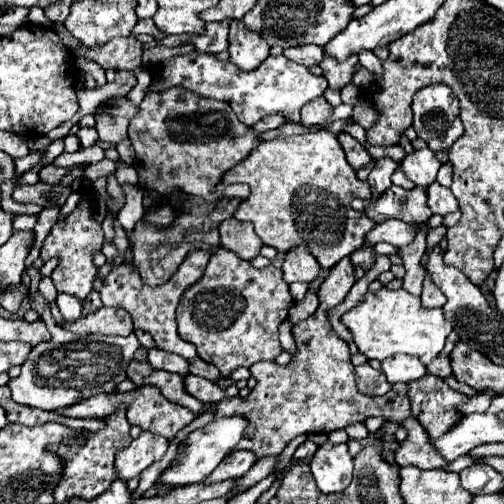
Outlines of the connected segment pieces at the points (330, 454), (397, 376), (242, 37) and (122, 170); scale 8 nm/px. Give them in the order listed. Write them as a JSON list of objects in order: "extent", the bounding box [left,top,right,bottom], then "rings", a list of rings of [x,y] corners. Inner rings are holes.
[{"extent":[309,441,353,493],"rings":[[[325,441],[323,445],[319,445],[309,465],[317,487],[323,493],[339,493],[351,483],[353,457],[349,455],[347,443],[335,445],[331,441]]]},{"extent":[381,355,427,383],"rings":[[[393,355],[387,357],[381,365],[389,383],[409,383],[427,375],[427,367],[423,367],[423,363],[419,363],[419,359],[413,355]]]},{"extent":[229,19,269,71],"rings":[[[233,19],[229,27],[229,53],[231,61],[243,69],[253,71],[269,57],[269,45],[261,35],[255,35],[241,19]]]},{"extent":[115,165,137,185],"rings":[[[119,165],[119,169],[115,171],[115,177],[121,185],[137,185],[137,171],[135,167],[127,167],[127,165]]]}]

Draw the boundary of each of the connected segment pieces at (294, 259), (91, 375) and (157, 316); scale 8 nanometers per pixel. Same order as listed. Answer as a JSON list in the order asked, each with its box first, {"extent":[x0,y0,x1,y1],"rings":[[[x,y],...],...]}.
[{"extent":[283,247,321,283],"rings":[[[293,247],[291,251],[287,251],[283,263],[283,275],[287,283],[295,283],[295,281],[311,283],[319,275],[319,271],[321,267],[311,255],[311,251],[307,251],[307,247]]]},{"extent":[7,307,139,411],"rings":[[[49,307],[41,313],[41,319],[49,327],[53,339],[35,345],[27,355],[27,361],[21,365],[21,375],[7,383],[15,403],[43,411],[59,411],[93,395],[111,393],[121,381],[127,379],[127,365],[139,347],[139,341],[133,333],[127,337],[75,335],[55,325]]]},{"extent":[101,249,211,359],"rings":[[[197,249],[193,253],[189,253],[185,257],[185,261],[179,265],[179,269],[171,275],[171,279],[165,285],[157,285],[157,287],[149,287],[141,281],[141,275],[137,273],[137,267],[133,263],[119,263],[117,267],[113,267],[113,271],[105,277],[103,287],[101,287],[101,301],[105,307],[121,307],[125,309],[131,319],[135,329],[143,329],[147,333],[151,333],[153,341],[157,343],[159,349],[177,353],[185,359],[193,359],[197,357],[197,351],[191,343],[185,343],[179,333],[177,333],[177,323],[175,323],[175,309],[179,305],[179,299],[183,295],[183,291],[193,285],[195,281],[199,281],[205,273],[205,267],[209,263],[211,253]]]}]

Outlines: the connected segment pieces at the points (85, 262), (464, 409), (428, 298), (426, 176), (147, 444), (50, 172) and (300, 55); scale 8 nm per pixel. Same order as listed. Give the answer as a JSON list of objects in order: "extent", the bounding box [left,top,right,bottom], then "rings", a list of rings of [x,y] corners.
[{"extent":[41,205,103,299],"rings":[[[79,205],[71,215],[67,215],[63,221],[55,223],[51,233],[47,235],[43,249],[41,249],[41,259],[47,261],[51,257],[59,257],[59,267],[53,271],[53,283],[59,293],[69,293],[77,295],[79,299],[85,299],[87,293],[93,289],[93,279],[97,273],[97,267],[93,265],[91,257],[95,251],[101,249],[103,245],[103,229],[91,219],[93,205]]]},{"extent":[457,391,495,415],"rings":[[[477,391],[475,397],[469,397],[465,403],[457,407],[461,415],[465,413],[485,413],[491,405],[491,399],[495,397],[495,391]]]},{"extent":[421,275,445,307],"rings":[[[429,275],[425,277],[421,303],[423,303],[423,307],[443,307],[443,303],[445,303],[445,295],[439,291],[439,287],[435,287],[435,283],[429,279]]]},{"extent":[401,149,441,187],"rings":[[[419,149],[419,151],[413,151],[411,155],[407,155],[401,161],[401,167],[403,167],[409,181],[413,181],[419,187],[427,187],[435,181],[441,163],[437,161],[433,151]]]},{"extent":[115,431,169,481],"rings":[[[141,431],[141,435],[131,441],[131,445],[117,451],[115,471],[121,479],[129,481],[131,477],[145,471],[151,463],[159,461],[165,455],[167,447],[169,441],[163,435]]]},{"extent":[39,165,69,185],"rings":[[[47,165],[39,173],[40,180],[50,185],[58,184],[69,172],[69,168]]]},{"extent":[283,45,323,67],"rings":[[[307,45],[307,47],[291,47],[285,49],[283,55],[303,67],[315,67],[323,61],[323,49],[315,47],[315,45]]]}]

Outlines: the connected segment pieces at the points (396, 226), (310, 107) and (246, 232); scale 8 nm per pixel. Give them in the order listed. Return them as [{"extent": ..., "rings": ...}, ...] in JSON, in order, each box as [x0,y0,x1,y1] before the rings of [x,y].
[{"extent":[365,221,417,247],"rings":[[[383,221],[381,225],[375,225],[367,235],[365,235],[365,243],[379,243],[379,241],[387,241],[395,247],[401,245],[409,245],[417,235],[415,225],[407,225],[403,221]]]},{"extent":[301,97,333,127],"rings":[[[315,97],[311,103],[307,103],[301,109],[301,123],[305,127],[315,127],[319,123],[323,123],[325,119],[329,119],[333,113],[333,107],[327,103],[325,97]]]},{"extent":[219,219,263,261],"rings":[[[225,219],[219,225],[221,233],[221,245],[233,253],[237,253],[241,259],[251,261],[253,257],[259,255],[259,249],[263,243],[257,239],[251,223],[241,223],[237,219]]]}]

